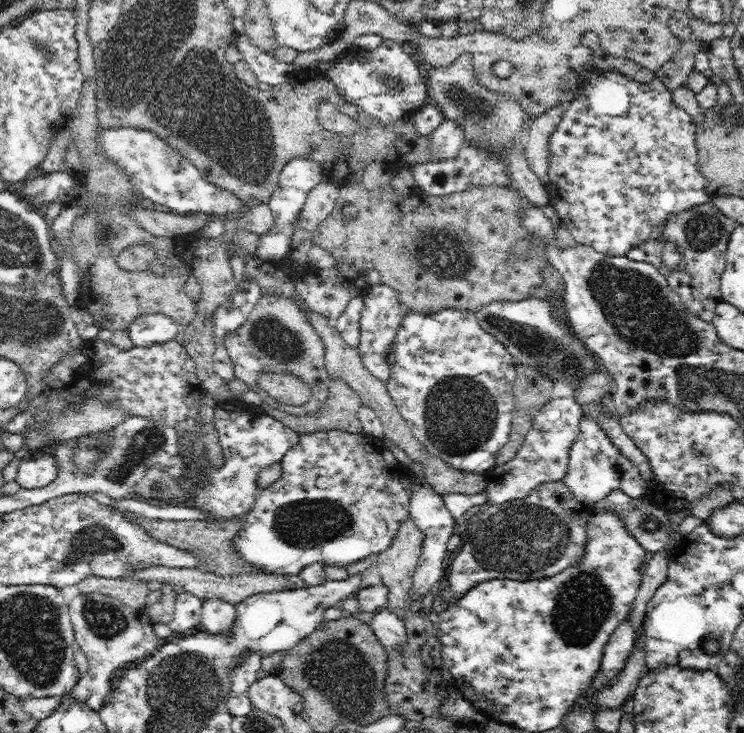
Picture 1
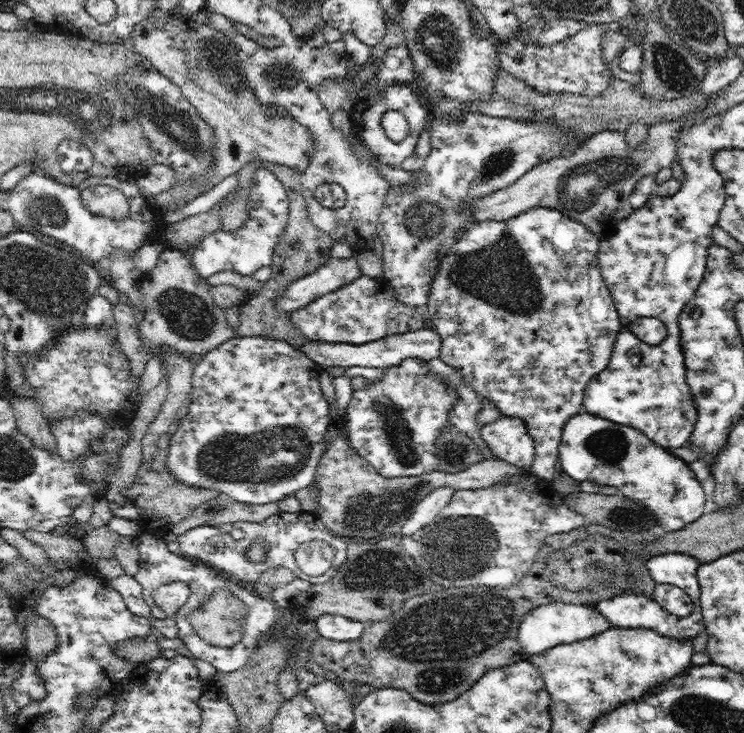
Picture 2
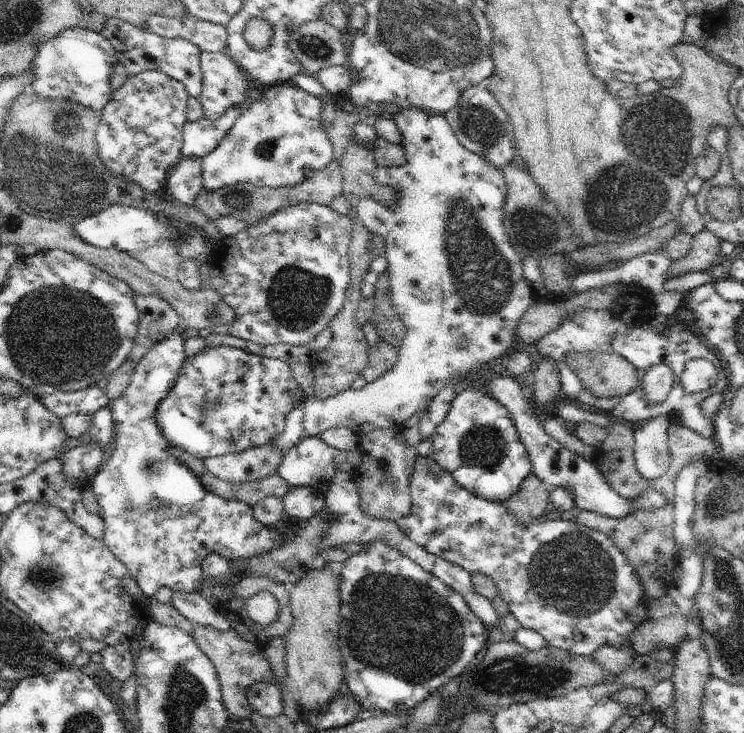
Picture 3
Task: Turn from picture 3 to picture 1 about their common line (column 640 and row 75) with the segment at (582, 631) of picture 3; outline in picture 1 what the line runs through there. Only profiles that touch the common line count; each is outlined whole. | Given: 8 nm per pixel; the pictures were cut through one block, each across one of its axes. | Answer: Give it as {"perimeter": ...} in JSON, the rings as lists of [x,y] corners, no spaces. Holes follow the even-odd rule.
{"perimeter":[[[592,66],[592,68],[584,68],[584,74],[580,76],[580,80],[582,80],[583,84],[582,95],[579,96],[577,101],[573,100],[572,102],[569,102],[569,106],[564,112],[562,121],[558,124],[556,130],[554,130],[552,134],[550,134],[550,138],[548,138],[549,166],[548,172],[546,172],[547,180],[545,182],[545,187],[548,191],[550,205],[554,207],[554,210],[556,210],[559,218],[562,220],[562,225],[568,229],[568,231],[571,233],[571,236],[573,236],[574,240],[577,243],[591,246],[594,250],[608,256],[622,256],[626,252],[628,252],[628,250],[636,248],[636,246],[638,246],[640,242],[646,242],[646,240],[656,240],[656,238],[658,238],[658,236],[660,236],[660,234],[662,234],[663,231],[666,229],[668,220],[671,218],[671,216],[674,216],[674,214],[679,215],[682,214],[684,210],[690,210],[691,208],[694,208],[694,206],[700,206],[700,204],[710,202],[711,195],[706,192],[706,178],[704,178],[704,175],[702,175],[702,173],[700,173],[700,170],[698,170],[698,156],[696,156],[696,130],[690,116],[685,112],[684,109],[678,108],[678,106],[674,104],[672,99],[672,92],[668,91],[667,88],[664,86],[664,83],[662,83],[662,81],[660,81],[660,79],[658,79],[657,77],[650,80],[650,82],[646,84],[645,82],[636,82],[635,80],[624,76],[624,74],[622,74],[621,72],[601,71],[600,69],[596,69],[594,66]]]}

